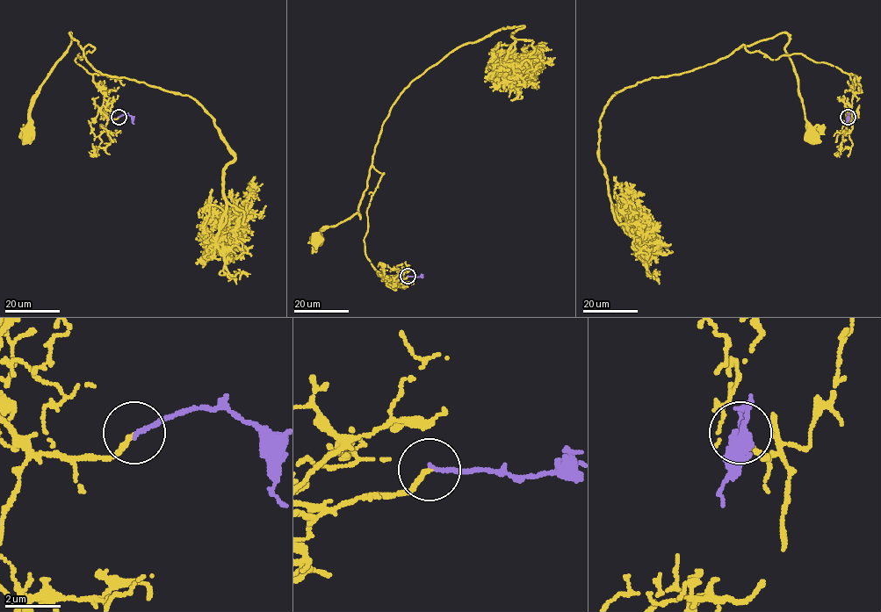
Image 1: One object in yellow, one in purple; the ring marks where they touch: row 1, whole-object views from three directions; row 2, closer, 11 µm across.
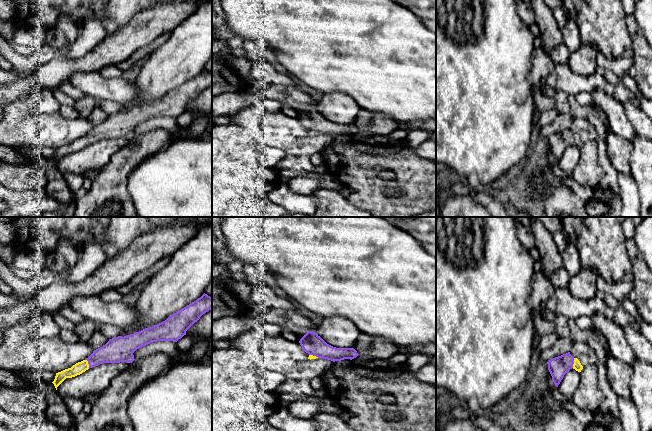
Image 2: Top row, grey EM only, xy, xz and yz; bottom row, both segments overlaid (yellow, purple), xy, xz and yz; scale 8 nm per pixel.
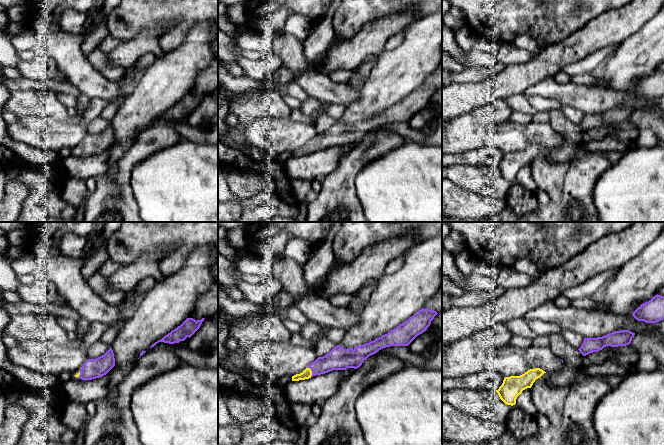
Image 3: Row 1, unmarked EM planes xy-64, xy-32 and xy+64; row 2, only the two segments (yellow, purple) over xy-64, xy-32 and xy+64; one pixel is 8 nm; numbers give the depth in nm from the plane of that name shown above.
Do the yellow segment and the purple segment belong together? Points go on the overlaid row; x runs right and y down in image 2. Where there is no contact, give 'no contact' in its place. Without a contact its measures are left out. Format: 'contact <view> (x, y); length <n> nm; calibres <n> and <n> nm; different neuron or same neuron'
contact yz (574, 363); length 80 nm; calibres 70 and 160 nm; same neuron

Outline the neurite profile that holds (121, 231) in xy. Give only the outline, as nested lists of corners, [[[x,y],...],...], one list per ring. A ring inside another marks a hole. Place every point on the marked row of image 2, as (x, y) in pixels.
[[[111,217],[110,224],[106,230],[106,240],[110,244],[114,244],[118,248],[118,252],[126,248],[138,236],[148,233],[156,228],[161,228],[176,222],[179,219],[191,219],[198,223],[199,231],[208,226],[212,222],[212,217],[174,217],[171,222],[154,226],[147,217]]]

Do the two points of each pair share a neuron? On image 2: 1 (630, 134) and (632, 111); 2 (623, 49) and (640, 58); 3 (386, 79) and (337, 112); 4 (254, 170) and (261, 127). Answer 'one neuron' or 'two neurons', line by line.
1: two neurons
2: two neurons
3: two neurons
4: two neurons

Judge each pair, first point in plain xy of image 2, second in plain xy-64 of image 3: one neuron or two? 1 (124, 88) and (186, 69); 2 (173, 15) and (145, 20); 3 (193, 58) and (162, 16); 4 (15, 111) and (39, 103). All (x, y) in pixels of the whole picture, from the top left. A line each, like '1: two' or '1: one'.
1: two
2: two
3: two
4: one

